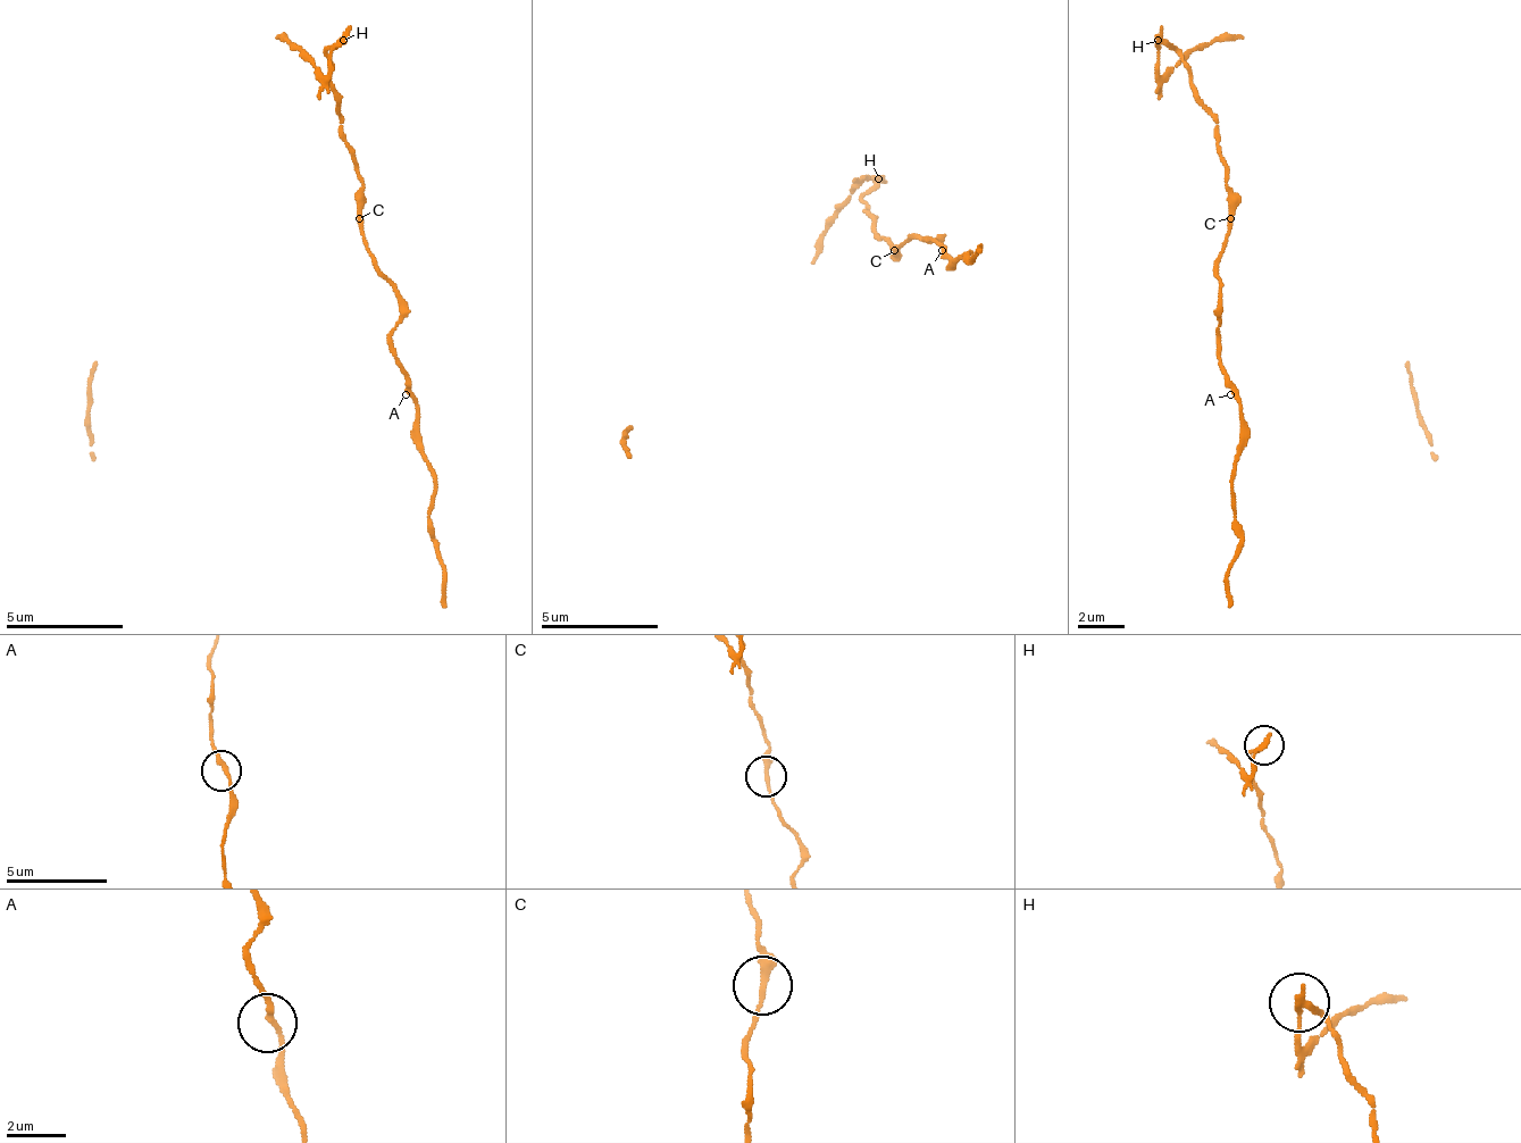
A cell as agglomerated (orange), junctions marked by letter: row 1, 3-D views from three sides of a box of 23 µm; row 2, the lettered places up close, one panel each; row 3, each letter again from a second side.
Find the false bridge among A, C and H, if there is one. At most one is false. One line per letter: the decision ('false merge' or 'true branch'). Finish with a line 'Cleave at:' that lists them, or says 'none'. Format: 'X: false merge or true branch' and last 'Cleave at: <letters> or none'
A: true branch
C: true branch
H: false merge
Cleave at: H

